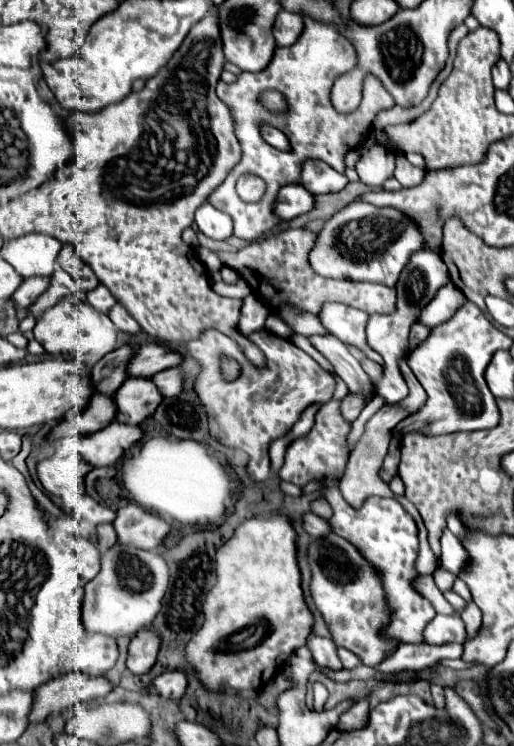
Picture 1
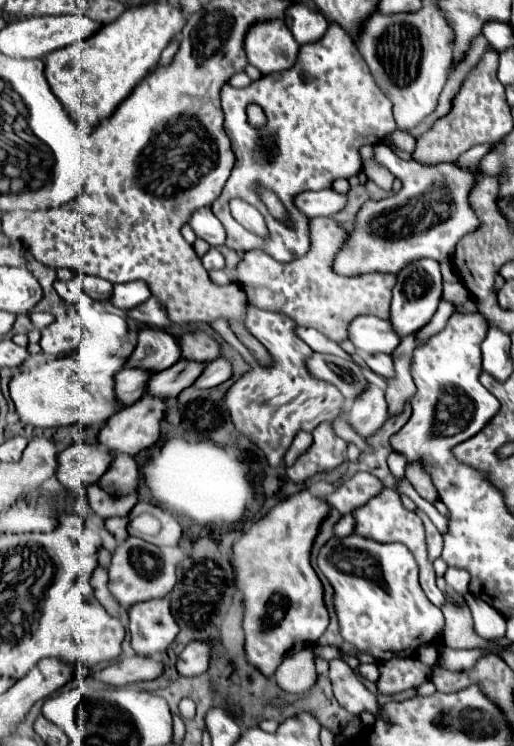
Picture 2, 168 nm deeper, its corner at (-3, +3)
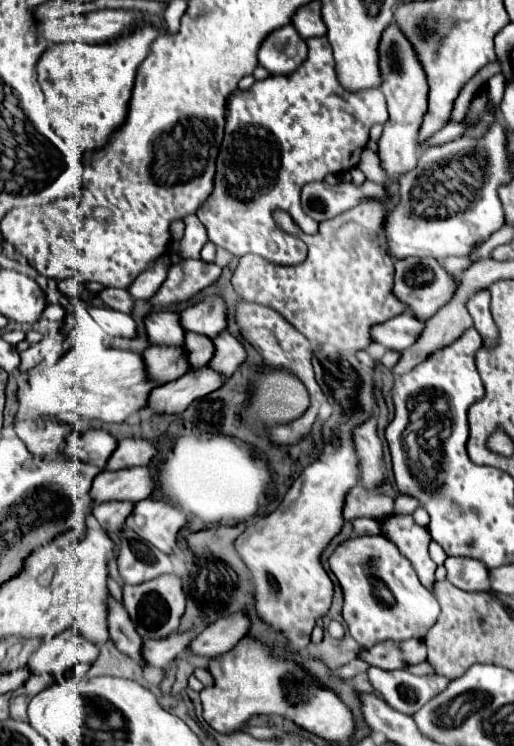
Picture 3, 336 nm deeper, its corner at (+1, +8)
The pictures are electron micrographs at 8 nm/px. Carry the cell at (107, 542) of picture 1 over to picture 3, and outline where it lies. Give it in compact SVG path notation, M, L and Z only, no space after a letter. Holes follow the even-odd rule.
M109 501L93 507L93 515L101 523L101 527L109 533L119 533L131 511L133 511L133 503L127 501Z

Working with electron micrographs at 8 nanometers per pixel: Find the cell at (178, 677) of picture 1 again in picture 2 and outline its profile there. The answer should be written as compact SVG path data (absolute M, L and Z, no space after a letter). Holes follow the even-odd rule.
M191 642L181 652L179 662L177 662L177 670L181 676L203 674L209 668L209 658L211 658L211 648L205 642Z

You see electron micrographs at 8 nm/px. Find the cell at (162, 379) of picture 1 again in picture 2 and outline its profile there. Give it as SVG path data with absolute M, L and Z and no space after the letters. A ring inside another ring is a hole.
M217 358L213 362L209 362L203 370L203 376L193 384L195 388L215 388L223 382L227 382L233 376L233 366L227 358Z

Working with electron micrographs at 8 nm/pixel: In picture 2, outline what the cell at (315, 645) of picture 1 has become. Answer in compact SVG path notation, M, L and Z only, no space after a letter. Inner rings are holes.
M343 660L329 662L329 680L333 684L337 702L353 716L361 716L363 712L371 712L373 716L381 714L381 704L377 702L375 694L371 694L365 684L359 682L359 678Z

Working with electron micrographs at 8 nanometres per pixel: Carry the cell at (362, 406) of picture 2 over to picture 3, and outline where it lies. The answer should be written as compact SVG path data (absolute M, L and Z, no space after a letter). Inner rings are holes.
M375 417L367 419L365 423L357 425L353 429L353 433L355 433L353 445L355 445L357 457L359 457L363 485L367 489L375 489L383 479L383 473L379 469L379 459L383 455L383 447L377 437L377 419Z

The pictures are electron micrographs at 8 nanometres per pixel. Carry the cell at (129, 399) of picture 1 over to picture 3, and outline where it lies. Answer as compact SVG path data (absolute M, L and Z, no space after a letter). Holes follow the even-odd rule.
M185 333L185 355L189 361L189 369L203 369L207 367L209 359L213 357L213 343L211 339L195 333Z

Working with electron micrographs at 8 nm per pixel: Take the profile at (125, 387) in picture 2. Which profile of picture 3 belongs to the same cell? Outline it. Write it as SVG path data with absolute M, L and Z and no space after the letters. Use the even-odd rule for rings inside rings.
M151 345L145 349L145 371L151 383L163 385L183 377L189 371L189 367L183 349Z

